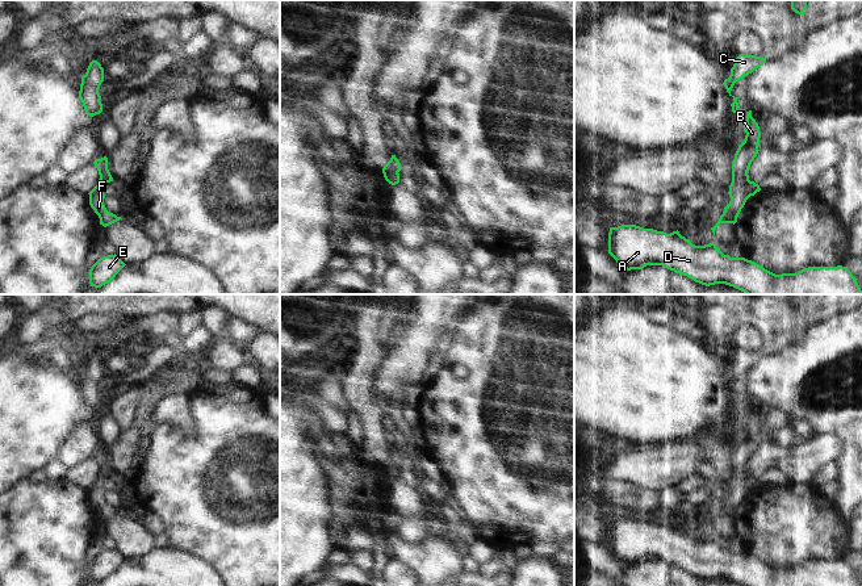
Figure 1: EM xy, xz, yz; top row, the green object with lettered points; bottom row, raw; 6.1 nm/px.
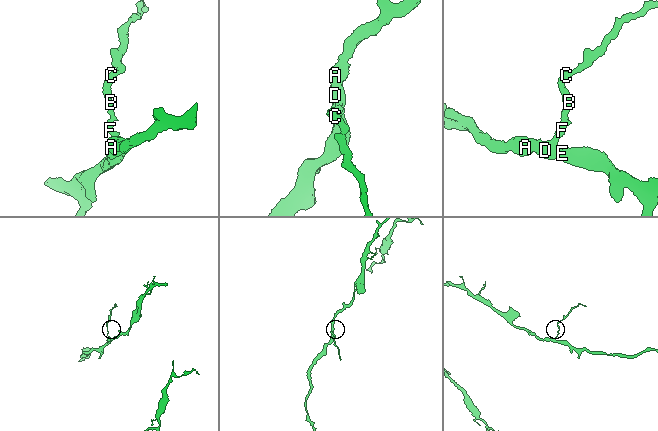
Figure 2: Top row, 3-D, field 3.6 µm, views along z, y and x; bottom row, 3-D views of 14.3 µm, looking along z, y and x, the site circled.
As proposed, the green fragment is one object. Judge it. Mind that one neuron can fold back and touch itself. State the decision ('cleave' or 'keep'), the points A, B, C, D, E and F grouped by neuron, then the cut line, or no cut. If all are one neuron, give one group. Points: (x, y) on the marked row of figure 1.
keep; groups A B C D E F; cut none

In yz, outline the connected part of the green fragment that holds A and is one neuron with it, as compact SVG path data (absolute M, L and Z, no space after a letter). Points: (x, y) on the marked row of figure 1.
M636 225L610 227L608 254L623 269L643 269L646 265L662 265L687 276L702 285L725 284L745 294L862 294L857 279L848 267L808 267L798 273L775 275L745 258L724 255L715 243L695 246L679 234L666 234Z

